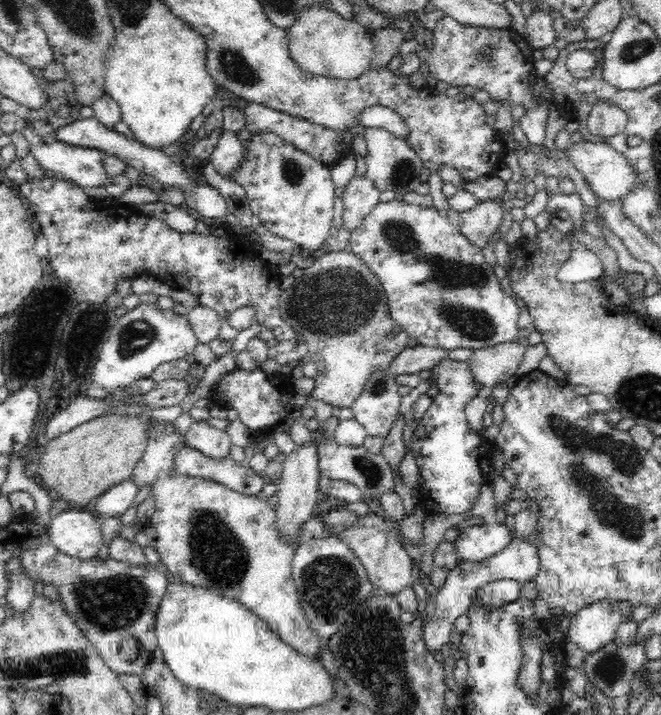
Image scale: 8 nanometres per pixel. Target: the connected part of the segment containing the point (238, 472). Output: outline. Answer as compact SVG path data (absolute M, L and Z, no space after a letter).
M188 445L181 448L174 457L172 472L214 480L246 496L259 496L264 488L262 475L256 474L247 463L240 465L230 456L212 460Z

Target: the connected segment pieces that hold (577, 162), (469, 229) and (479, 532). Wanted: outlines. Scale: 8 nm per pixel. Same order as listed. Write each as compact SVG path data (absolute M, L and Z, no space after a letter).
M583 141L579 144L570 143L560 154L572 161L572 166L575 166L576 170L582 174L590 192L593 192L598 200L618 201L625 194L632 193L633 189L638 188L636 171L632 171L632 165L628 159L608 144L591 141Z
M495 200L482 201L478 207L457 214L456 228L468 242L481 249L504 220L504 206Z
M505 523L473 525L458 532L455 542L457 561L480 563L499 554L512 542L513 536Z

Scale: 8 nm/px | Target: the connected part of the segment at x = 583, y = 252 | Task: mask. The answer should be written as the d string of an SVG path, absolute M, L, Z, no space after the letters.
M580 246L573 249L570 258L560 267L558 278L565 283L586 282L586 280L594 280L604 273L602 261L598 256Z

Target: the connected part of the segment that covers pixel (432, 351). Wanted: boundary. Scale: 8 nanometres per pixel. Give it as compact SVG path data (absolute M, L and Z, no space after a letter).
M416 345L414 348L407 347L392 360L388 372L391 376L394 376L419 373L421 370L430 370L438 362L442 362L447 357L448 352L444 348L431 348L421 345Z

